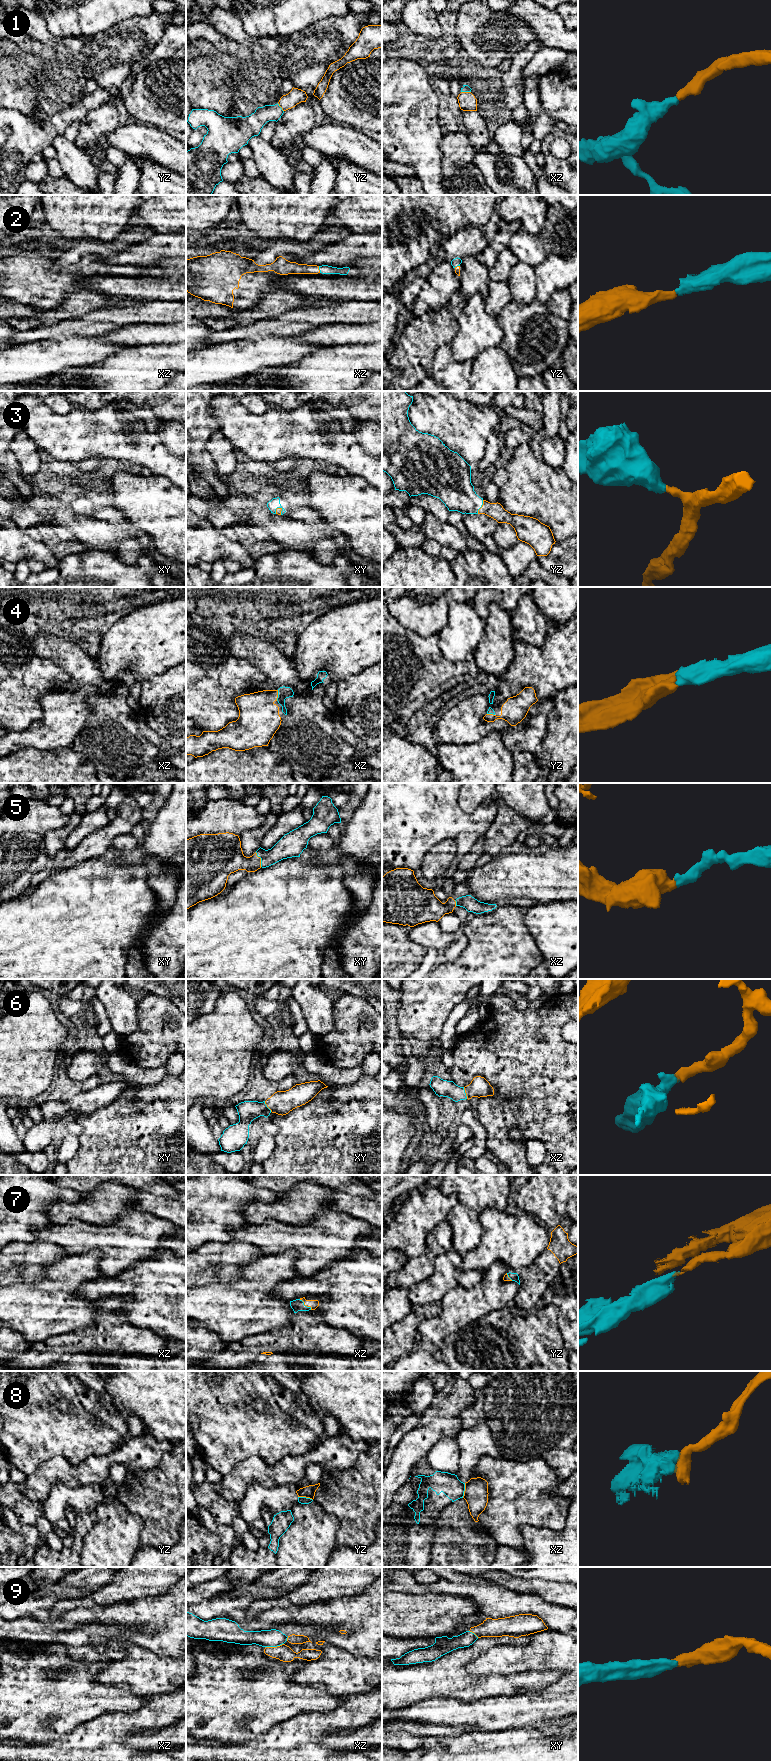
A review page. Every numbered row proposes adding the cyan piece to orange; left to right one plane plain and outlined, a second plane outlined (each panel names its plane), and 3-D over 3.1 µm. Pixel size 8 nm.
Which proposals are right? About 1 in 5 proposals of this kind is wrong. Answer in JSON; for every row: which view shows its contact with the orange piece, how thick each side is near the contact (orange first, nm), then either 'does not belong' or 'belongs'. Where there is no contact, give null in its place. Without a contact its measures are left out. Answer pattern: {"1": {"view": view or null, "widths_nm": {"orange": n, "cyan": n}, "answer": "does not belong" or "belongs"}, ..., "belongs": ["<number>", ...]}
{"1": {"view": "yz", "widths_nm": {"orange": 120, "cyan": 150}, "answer": "belongs"}, "2": {"view": "xz", "widths_nm": {"orange": 110, "cyan": 80}, "answer": "belongs"}, "3": {"view": "yz", "widths_nm": {"orange": 130, "cyan": 280}, "answer": "belongs"}, "4": {"view": "xz", "widths_nm": {"orange": 320, "cyan": 100}, "answer": "belongs"}, "5": {"view": "xy", "widths_nm": {"orange": 240, "cyan": 180}, "answer": "belongs"}, "6": {"view": "xz", "widths_nm": {"orange": 160, "cyan": 130}, "answer": "belongs"}, "7": {"view": "xz", "widths_nm": {"orange": 70, "cyan": 100}, "answer": "belongs"}, "8": {"view": "yz", "widths_nm": {"orange": 100, "cyan": 60}, "answer": "does not belong"}, "9": {"view": "xz", "widths_nm": {"orange": 130, "cyan": 140}, "answer": "belongs"}, "belongs": ["1", "2", "3", "4", "5", "6", "7", "9"]}

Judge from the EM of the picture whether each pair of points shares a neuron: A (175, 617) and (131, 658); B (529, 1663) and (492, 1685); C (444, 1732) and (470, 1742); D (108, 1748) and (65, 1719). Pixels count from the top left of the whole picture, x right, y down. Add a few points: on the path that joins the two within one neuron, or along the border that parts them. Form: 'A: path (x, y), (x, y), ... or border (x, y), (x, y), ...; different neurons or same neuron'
A: path (164, 628), (142, 647); same neuron
B: border (534, 1670), (488, 1675); different neurons
C: border (465, 1731), (453, 1736), (431, 1737); different neurons
D: border (97, 1716), (80, 1723), (70, 1732), (56, 1739); different neurons

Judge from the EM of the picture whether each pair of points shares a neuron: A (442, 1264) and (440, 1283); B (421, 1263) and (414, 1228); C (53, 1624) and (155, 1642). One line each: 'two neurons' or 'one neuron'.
A: one neuron
B: two neurons
C: one neuron

